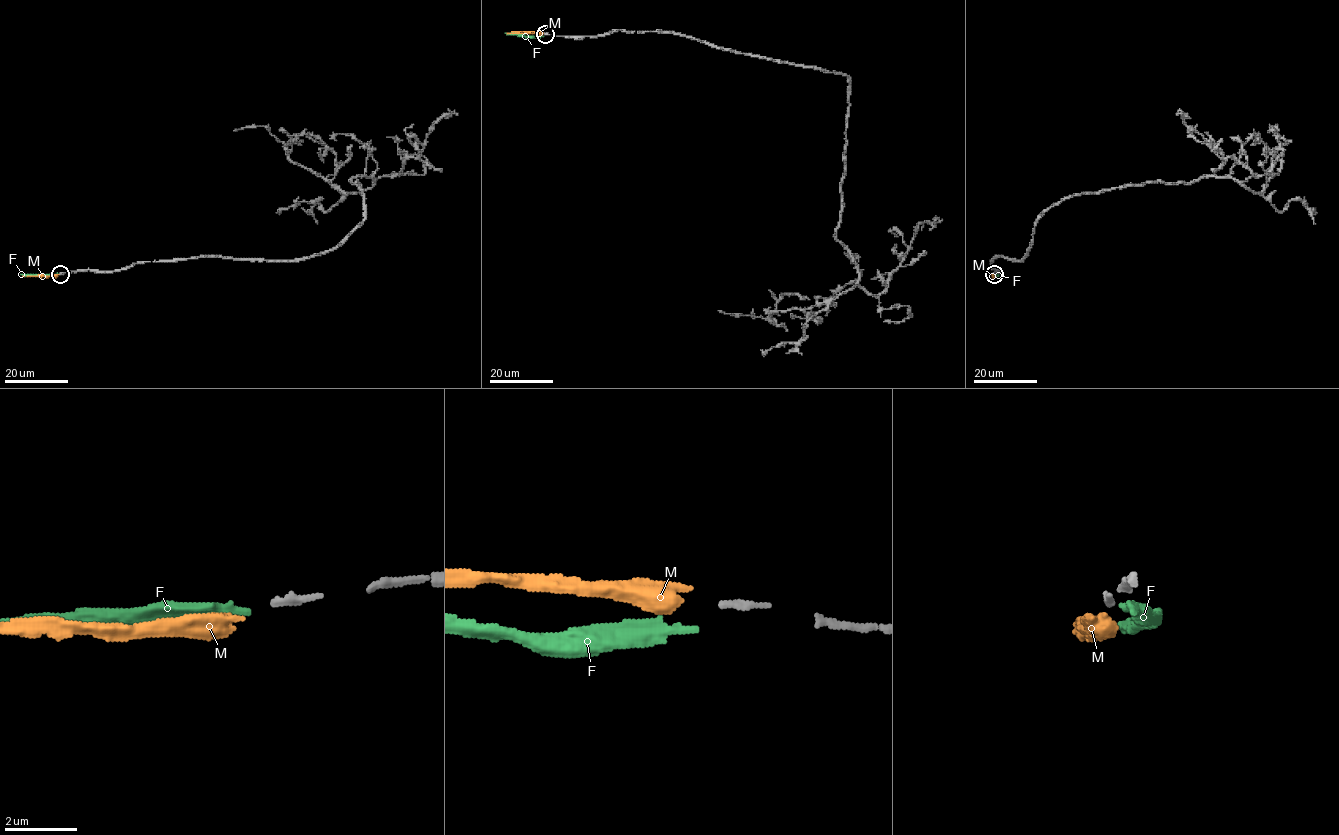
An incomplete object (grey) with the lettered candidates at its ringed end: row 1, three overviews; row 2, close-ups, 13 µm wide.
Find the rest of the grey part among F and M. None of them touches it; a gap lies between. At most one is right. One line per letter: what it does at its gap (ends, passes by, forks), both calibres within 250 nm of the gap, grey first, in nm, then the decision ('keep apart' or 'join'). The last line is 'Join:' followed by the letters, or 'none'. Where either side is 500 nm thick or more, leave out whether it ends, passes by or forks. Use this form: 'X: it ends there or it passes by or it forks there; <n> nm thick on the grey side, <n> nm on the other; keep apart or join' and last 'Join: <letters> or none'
F: it ends there; 200 nm thick on the grey side, 200 nm on the other; keep apart
M: it ends there; 200 nm thick on the grey side, 360 nm on the other; keep apart
Join: none

